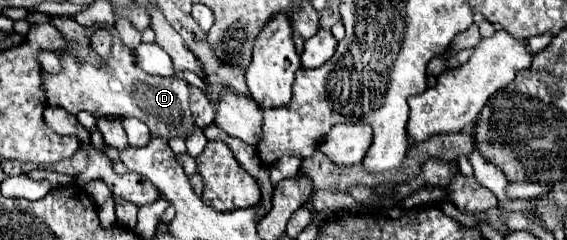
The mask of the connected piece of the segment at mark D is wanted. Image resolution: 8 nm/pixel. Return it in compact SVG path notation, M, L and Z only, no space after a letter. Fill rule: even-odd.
M56 18L54 26L66 36L66 40L70 40L70 52L60 58L62 74L52 76L44 72L42 76L50 106L60 106L72 116L76 116L78 112L90 112L96 118L138 118L150 128L152 138L160 138L166 142L172 138L186 140L194 132L194 118L188 104L190 88L186 80L176 76L150 76L142 72L142 68L136 66L134 52L118 40L118 32L114 26L94 24L90 28L84 28L70 18ZM96 28L108 28L114 38L110 60L102 60L88 48L88 36Z

